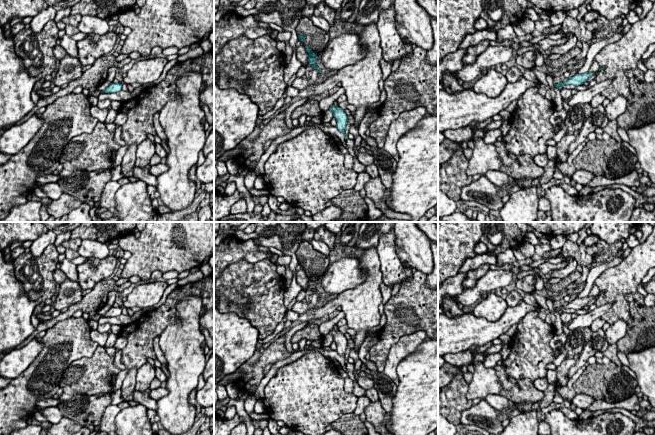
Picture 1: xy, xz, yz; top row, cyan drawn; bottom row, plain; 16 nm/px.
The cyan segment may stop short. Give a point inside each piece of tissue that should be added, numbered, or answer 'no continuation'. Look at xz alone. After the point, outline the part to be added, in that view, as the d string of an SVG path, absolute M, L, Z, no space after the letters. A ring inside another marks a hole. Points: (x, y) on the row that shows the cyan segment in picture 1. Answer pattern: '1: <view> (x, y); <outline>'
no continuation

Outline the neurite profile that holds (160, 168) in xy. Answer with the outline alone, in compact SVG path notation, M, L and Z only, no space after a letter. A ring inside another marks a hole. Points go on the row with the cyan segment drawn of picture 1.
M156 164L150 167L149 169L149 173L154 175L154 176L158 176L164 172L166 172L169 169L169 167L166 164Z

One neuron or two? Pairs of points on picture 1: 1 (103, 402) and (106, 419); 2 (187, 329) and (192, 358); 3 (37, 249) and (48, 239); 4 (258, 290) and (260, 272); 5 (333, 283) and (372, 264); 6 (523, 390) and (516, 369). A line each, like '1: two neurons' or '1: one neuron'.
1: two neurons
2: one neuron
3: one neuron
4: one neuron
5: two neurons
6: two neurons

